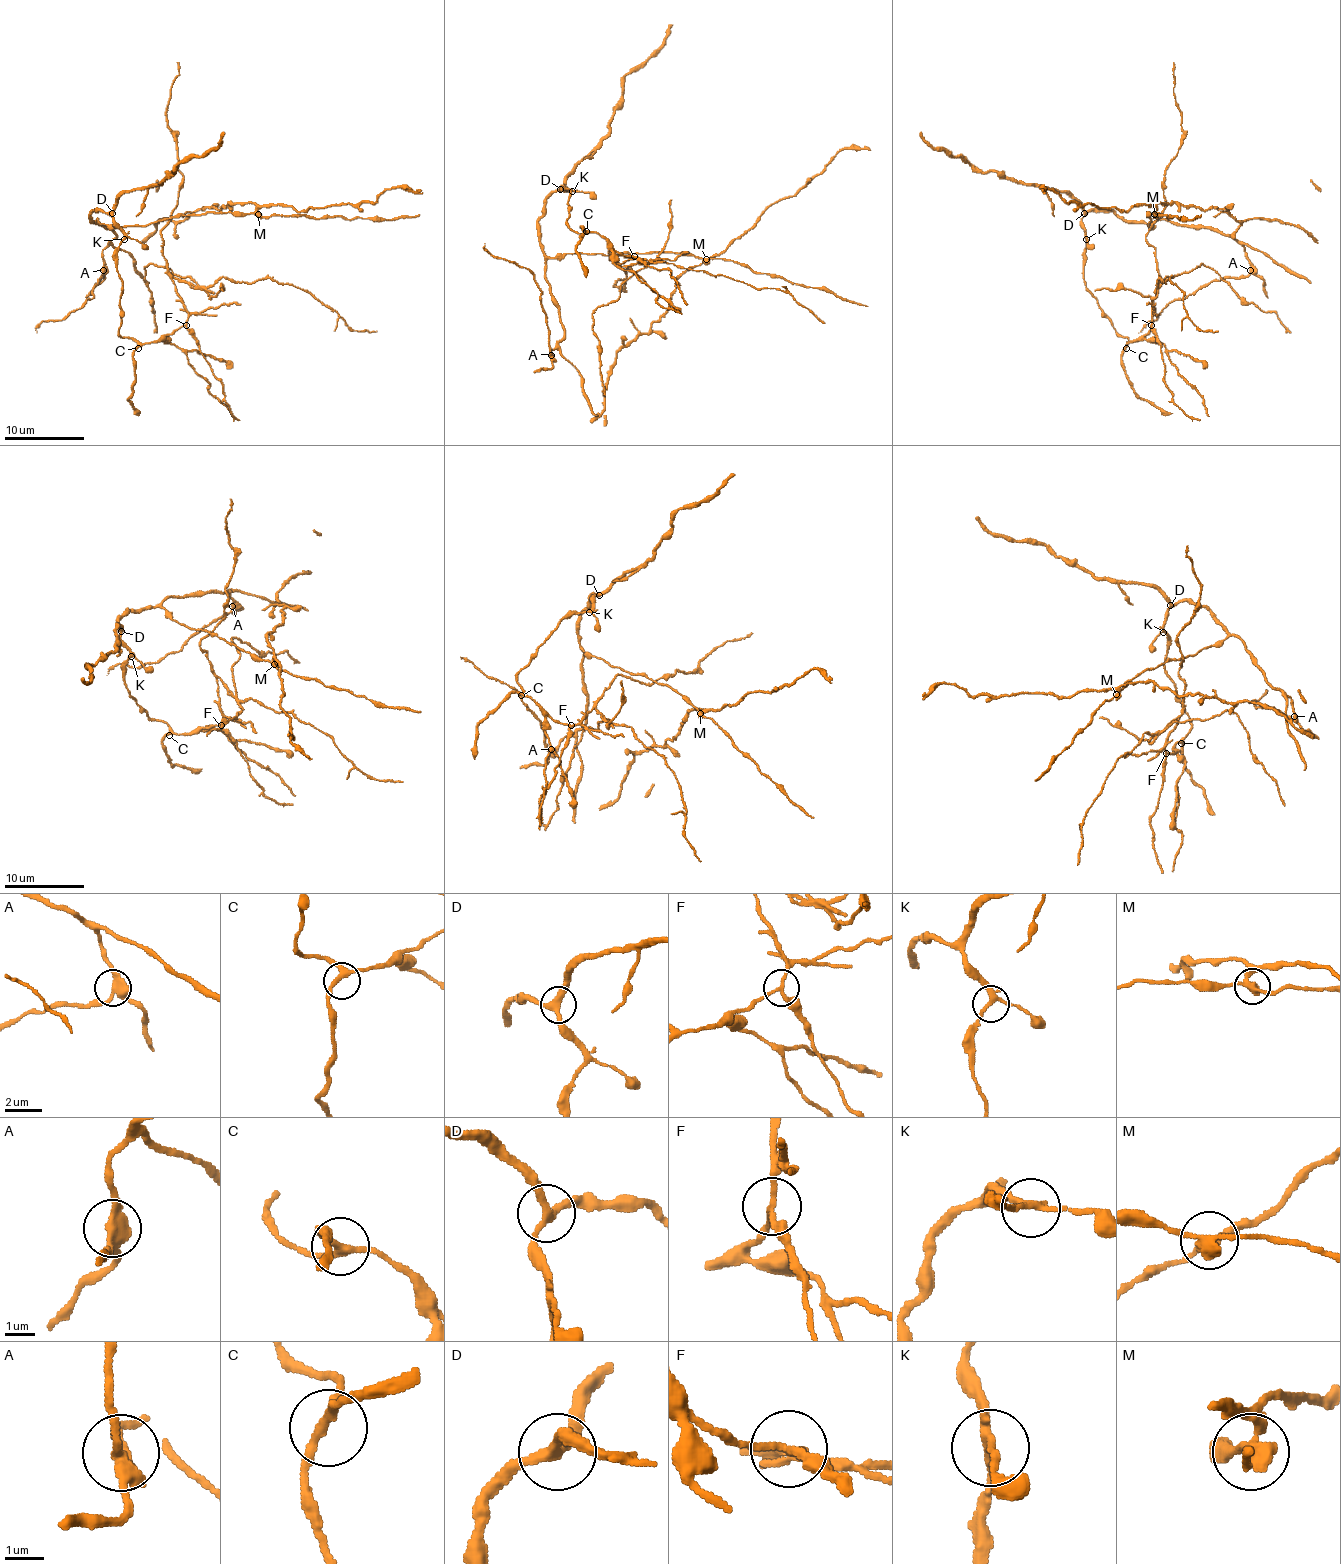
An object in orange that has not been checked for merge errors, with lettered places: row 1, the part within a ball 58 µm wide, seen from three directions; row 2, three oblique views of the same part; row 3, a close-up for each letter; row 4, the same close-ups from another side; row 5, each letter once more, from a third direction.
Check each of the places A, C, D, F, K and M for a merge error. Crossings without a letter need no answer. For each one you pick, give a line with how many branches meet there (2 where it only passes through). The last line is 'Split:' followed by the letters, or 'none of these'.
A: 3 branches meet
F: 3 branches meet
M: 3 branches meet
Split: A, F, M

